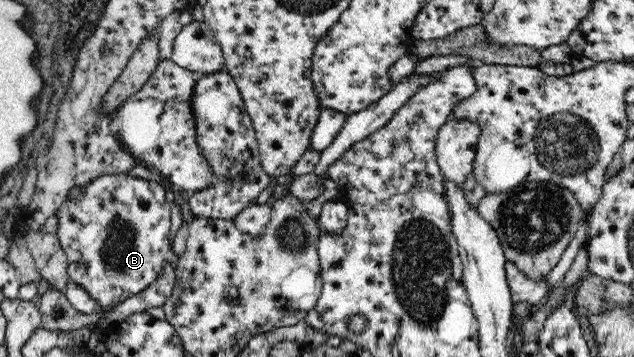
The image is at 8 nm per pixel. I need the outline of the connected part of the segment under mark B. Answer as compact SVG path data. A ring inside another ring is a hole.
M127 173L101 175L85 185L80 200L66 199L55 216L59 218L56 235L68 256L70 279L95 299L99 307L109 310L145 290L159 278L169 260L171 203L167 201L165 182L134 178Z

